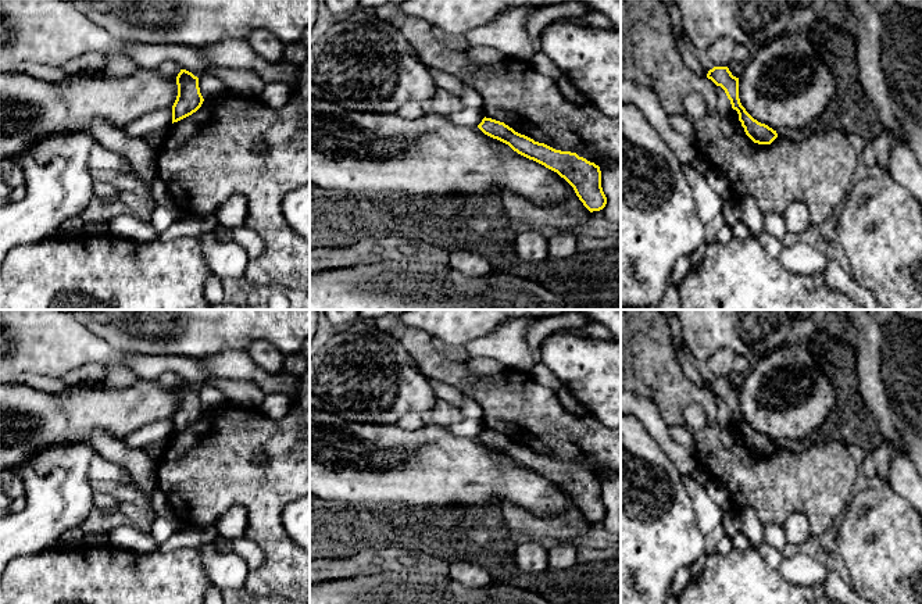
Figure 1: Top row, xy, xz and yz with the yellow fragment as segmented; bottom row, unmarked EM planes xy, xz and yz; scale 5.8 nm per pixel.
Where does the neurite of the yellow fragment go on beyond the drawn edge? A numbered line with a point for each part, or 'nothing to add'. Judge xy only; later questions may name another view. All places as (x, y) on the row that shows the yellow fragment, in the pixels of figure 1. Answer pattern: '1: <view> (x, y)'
nothing to add

